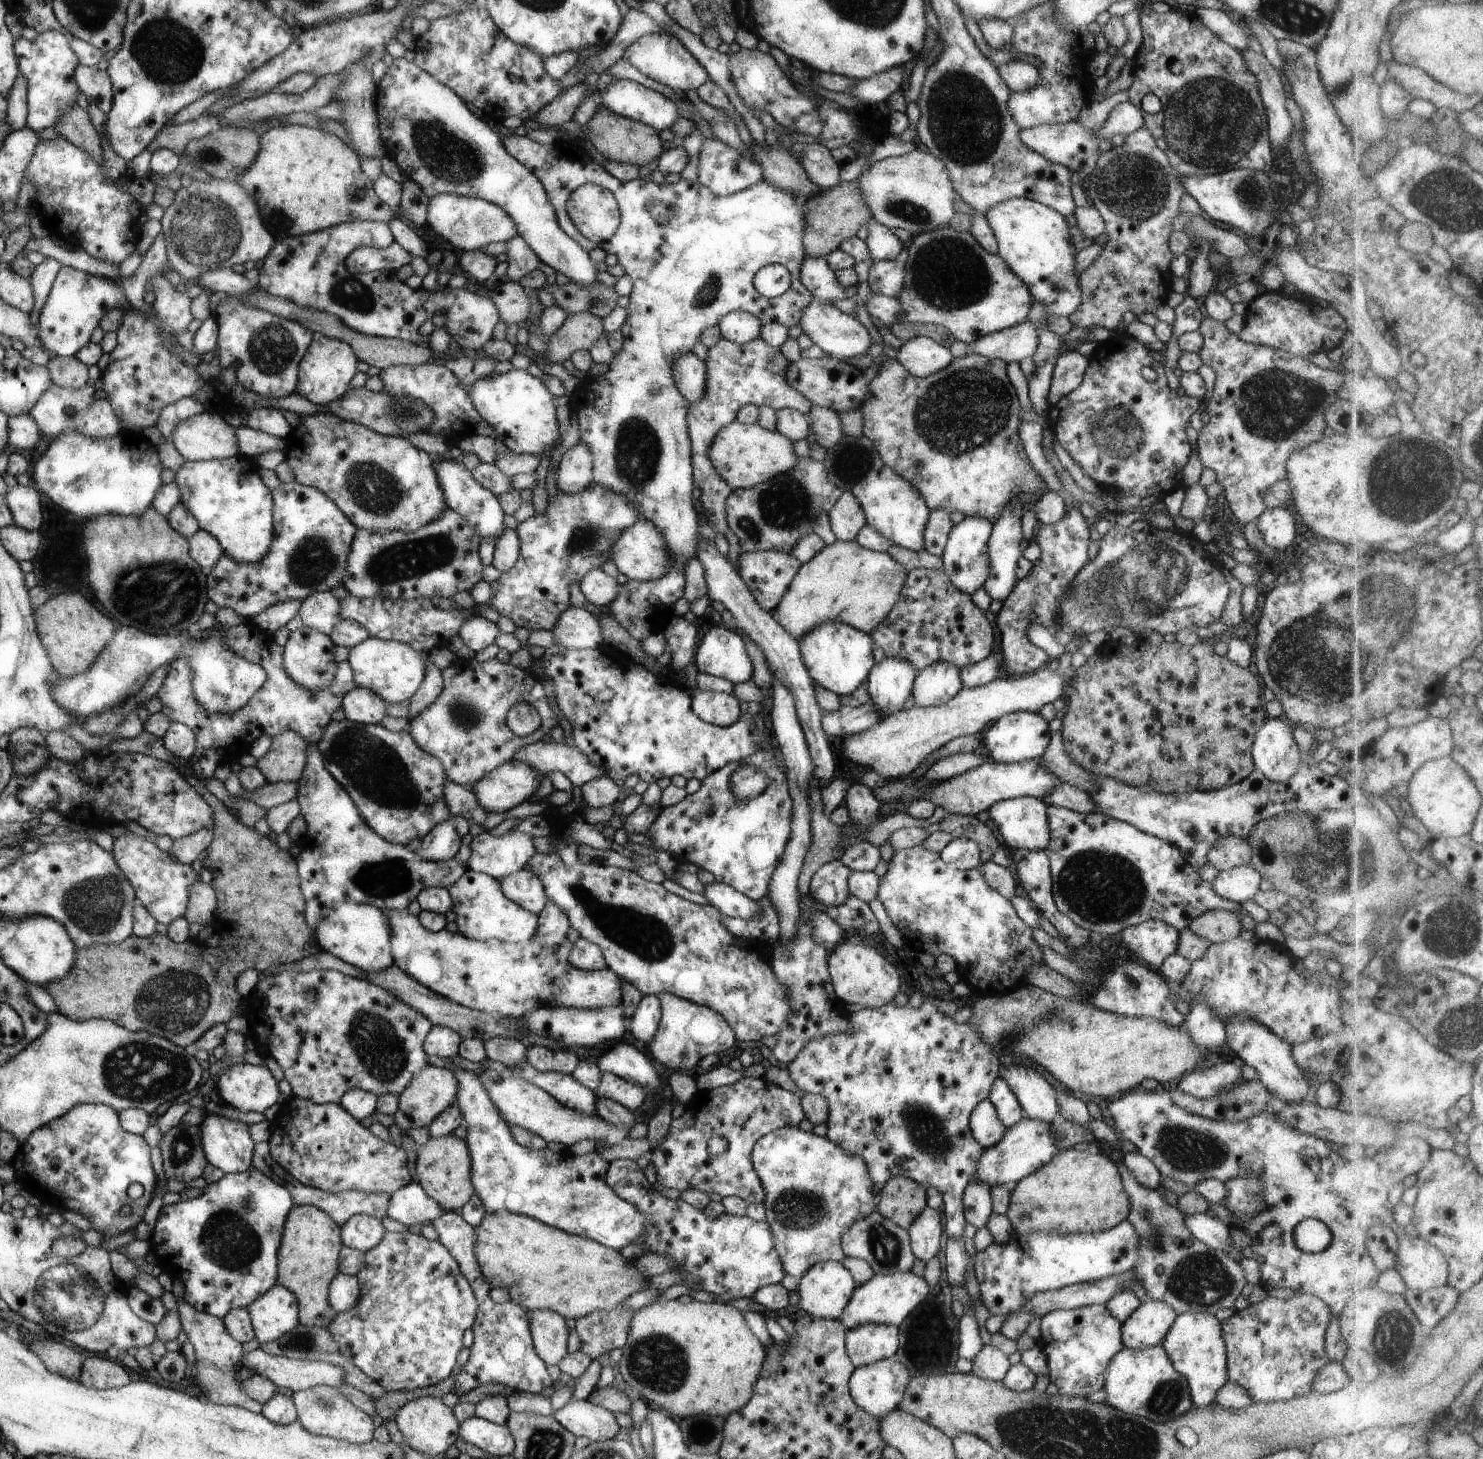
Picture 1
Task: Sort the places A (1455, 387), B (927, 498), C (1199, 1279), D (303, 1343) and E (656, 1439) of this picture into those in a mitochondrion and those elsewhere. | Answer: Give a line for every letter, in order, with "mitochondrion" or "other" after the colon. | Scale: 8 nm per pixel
A: other
B: other
C: mitochondrion
D: mitochondrion
E: other

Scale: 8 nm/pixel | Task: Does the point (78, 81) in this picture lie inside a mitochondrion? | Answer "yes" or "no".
no

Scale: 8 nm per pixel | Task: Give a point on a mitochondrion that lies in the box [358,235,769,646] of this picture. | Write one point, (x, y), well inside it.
(637, 449)

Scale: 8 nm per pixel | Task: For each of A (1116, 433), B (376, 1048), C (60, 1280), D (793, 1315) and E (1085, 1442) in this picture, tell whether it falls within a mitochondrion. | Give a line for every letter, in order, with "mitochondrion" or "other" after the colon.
A: mitochondrion
B: mitochondrion
C: mitochondrion
D: other
E: mitochondrion

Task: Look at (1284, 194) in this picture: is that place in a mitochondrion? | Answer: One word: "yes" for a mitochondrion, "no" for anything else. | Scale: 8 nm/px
yes

